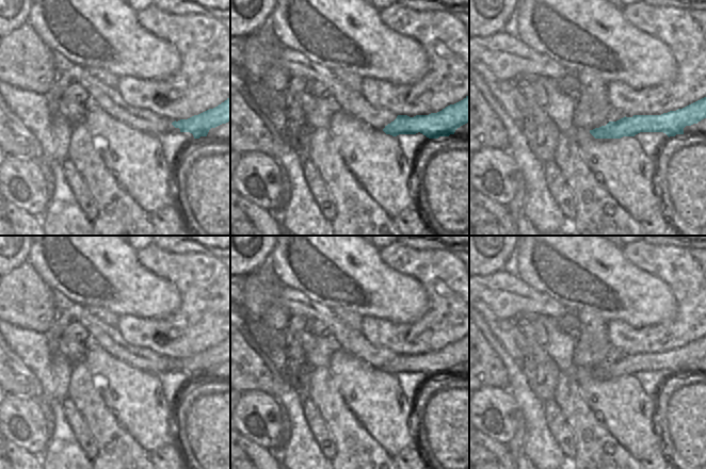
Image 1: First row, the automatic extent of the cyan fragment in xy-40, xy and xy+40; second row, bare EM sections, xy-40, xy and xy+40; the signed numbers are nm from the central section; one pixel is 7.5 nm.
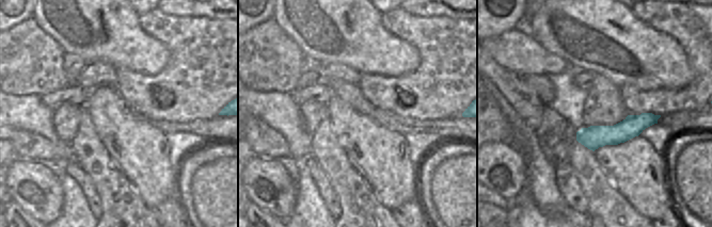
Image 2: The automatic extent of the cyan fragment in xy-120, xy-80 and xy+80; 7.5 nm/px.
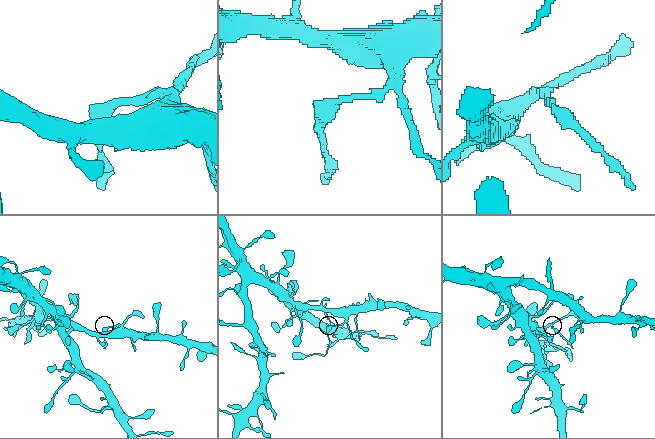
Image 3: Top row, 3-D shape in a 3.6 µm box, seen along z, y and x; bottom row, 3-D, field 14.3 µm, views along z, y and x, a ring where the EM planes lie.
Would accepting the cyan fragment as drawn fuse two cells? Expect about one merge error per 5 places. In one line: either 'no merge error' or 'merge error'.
merge error

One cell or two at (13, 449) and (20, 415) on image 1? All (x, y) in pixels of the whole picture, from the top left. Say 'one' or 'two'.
two

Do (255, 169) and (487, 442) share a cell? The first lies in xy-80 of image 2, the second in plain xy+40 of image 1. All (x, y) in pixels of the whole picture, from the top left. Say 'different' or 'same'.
different

